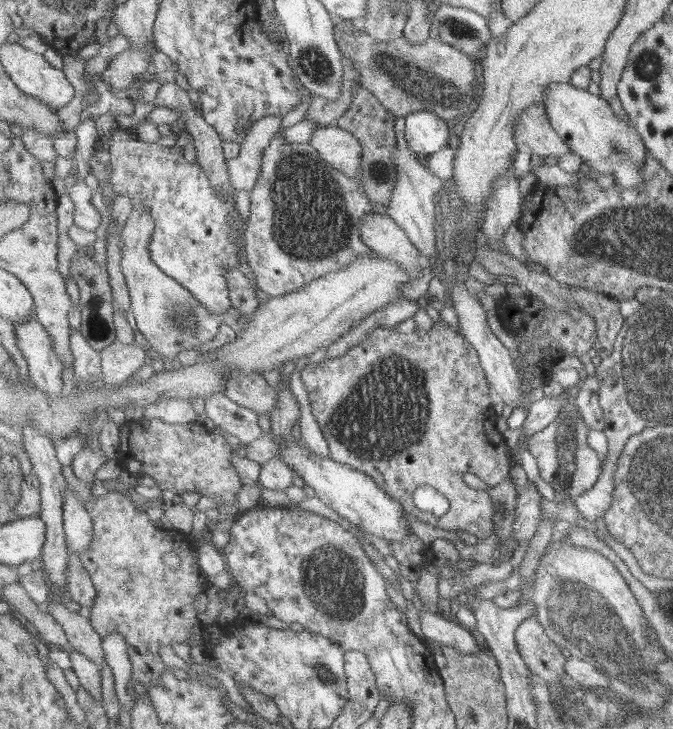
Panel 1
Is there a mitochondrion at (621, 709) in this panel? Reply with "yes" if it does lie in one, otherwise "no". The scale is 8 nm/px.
yes

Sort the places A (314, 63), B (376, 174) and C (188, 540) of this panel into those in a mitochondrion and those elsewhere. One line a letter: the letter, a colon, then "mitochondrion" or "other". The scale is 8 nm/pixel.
A: mitochondrion
B: mitochondrion
C: other

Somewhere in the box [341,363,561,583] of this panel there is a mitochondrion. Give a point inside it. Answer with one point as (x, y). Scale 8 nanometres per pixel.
(503, 505)

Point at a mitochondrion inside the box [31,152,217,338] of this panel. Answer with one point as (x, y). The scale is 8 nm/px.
(178, 312)

